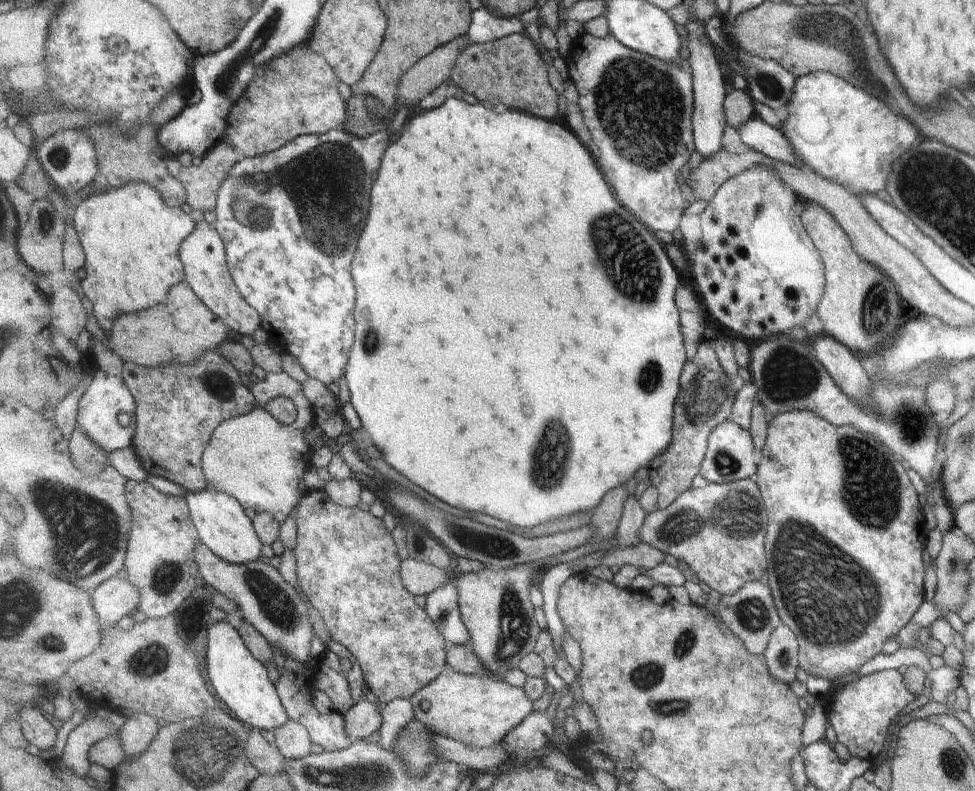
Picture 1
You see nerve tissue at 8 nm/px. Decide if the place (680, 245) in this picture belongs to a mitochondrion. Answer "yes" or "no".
no

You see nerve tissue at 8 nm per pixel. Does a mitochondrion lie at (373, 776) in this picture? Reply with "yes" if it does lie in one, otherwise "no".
yes

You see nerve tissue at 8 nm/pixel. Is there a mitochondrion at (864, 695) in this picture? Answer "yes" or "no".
no

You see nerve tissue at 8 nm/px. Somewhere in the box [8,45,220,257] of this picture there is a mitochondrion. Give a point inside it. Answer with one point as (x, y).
(58, 156)

